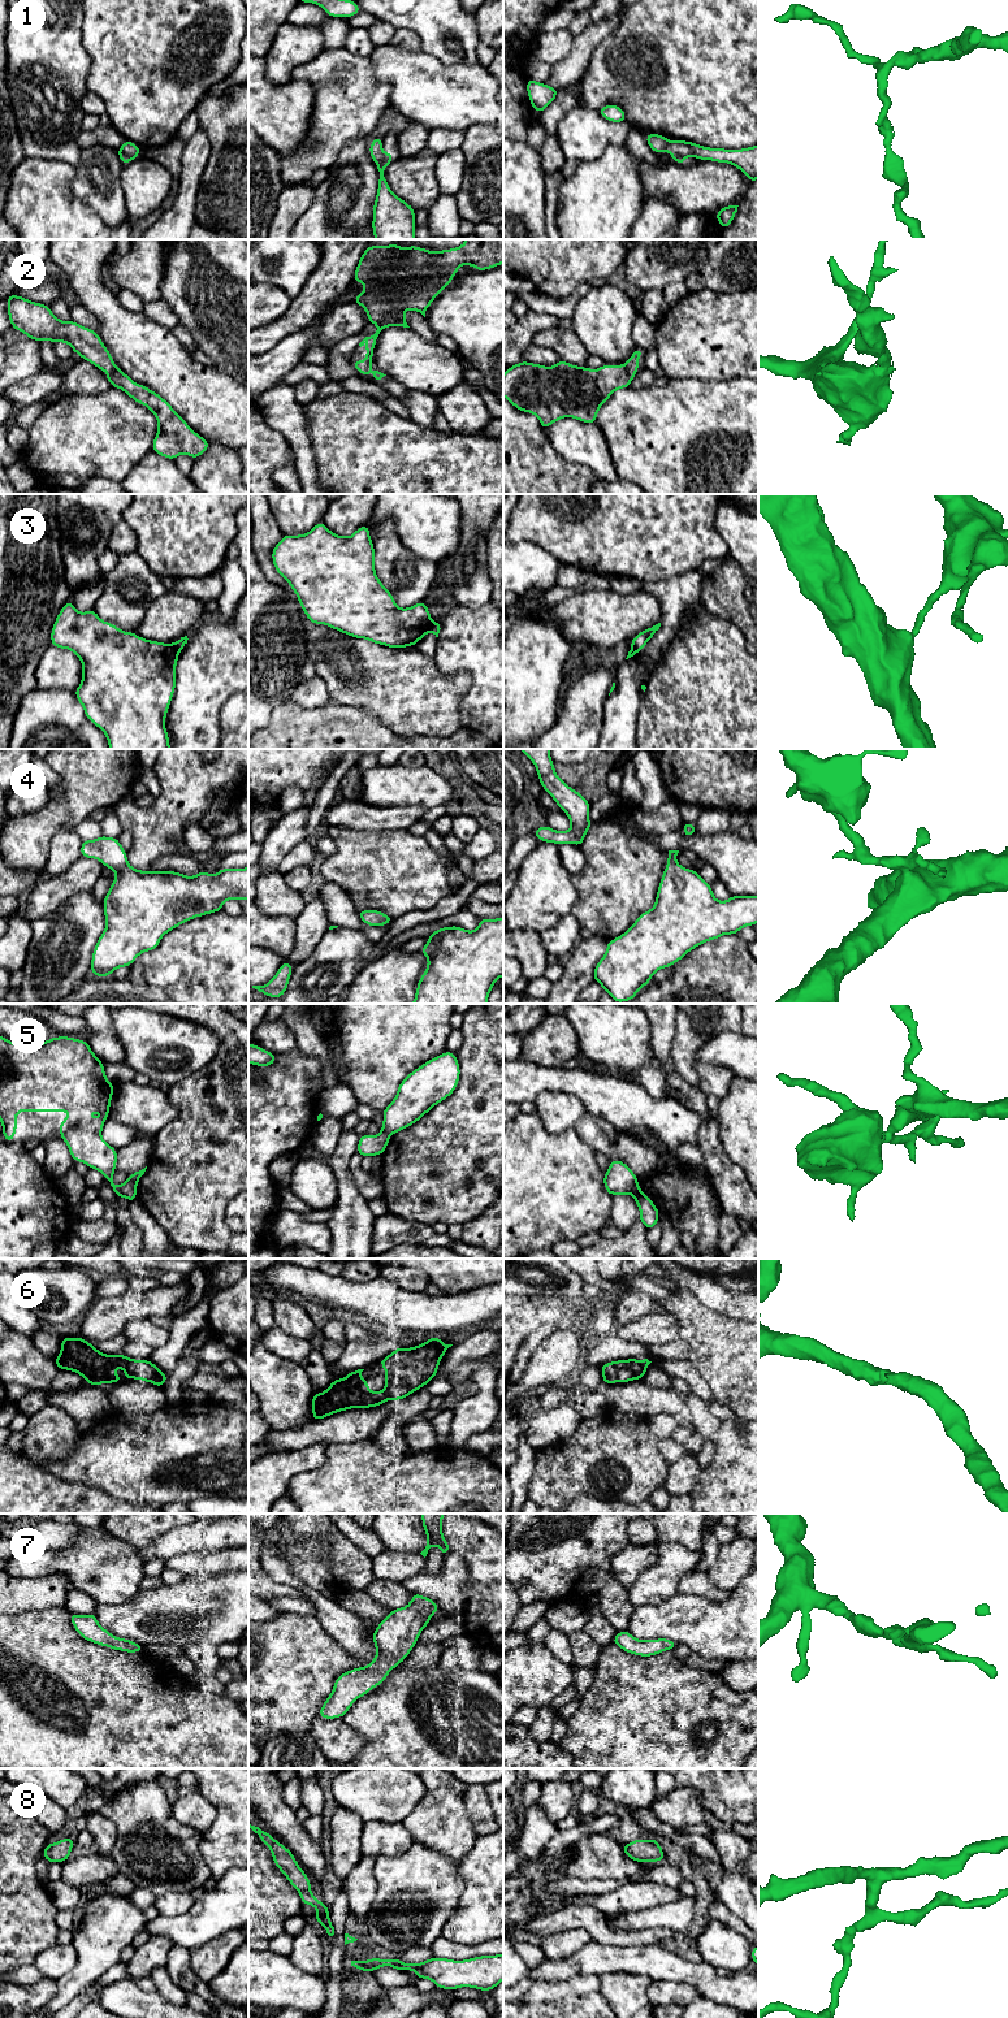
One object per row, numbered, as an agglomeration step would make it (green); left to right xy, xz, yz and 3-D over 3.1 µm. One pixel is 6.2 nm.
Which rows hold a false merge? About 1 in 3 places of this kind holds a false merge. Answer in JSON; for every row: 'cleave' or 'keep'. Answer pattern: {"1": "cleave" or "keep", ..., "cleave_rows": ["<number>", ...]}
{"1": "cleave", "2": "keep", "3": "cleave", "4": "keep", "5": "cleave", "6": "keep", "7": "keep", "8": "keep", "cleave_rows": ["1", "3", "5"]}

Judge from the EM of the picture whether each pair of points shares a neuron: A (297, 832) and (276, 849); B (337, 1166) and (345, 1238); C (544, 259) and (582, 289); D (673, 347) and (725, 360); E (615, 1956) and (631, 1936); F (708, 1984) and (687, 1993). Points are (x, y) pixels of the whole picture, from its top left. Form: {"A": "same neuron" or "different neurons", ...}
{"A": "same neuron", "B": "same neuron", "C": "different neurons", "D": "same neuron", "E": "different neurons", "F": "different neurons"}

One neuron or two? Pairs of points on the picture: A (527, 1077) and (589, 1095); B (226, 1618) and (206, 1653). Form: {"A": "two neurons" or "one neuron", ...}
{"A": "one neuron", "B": "two neurons"}

